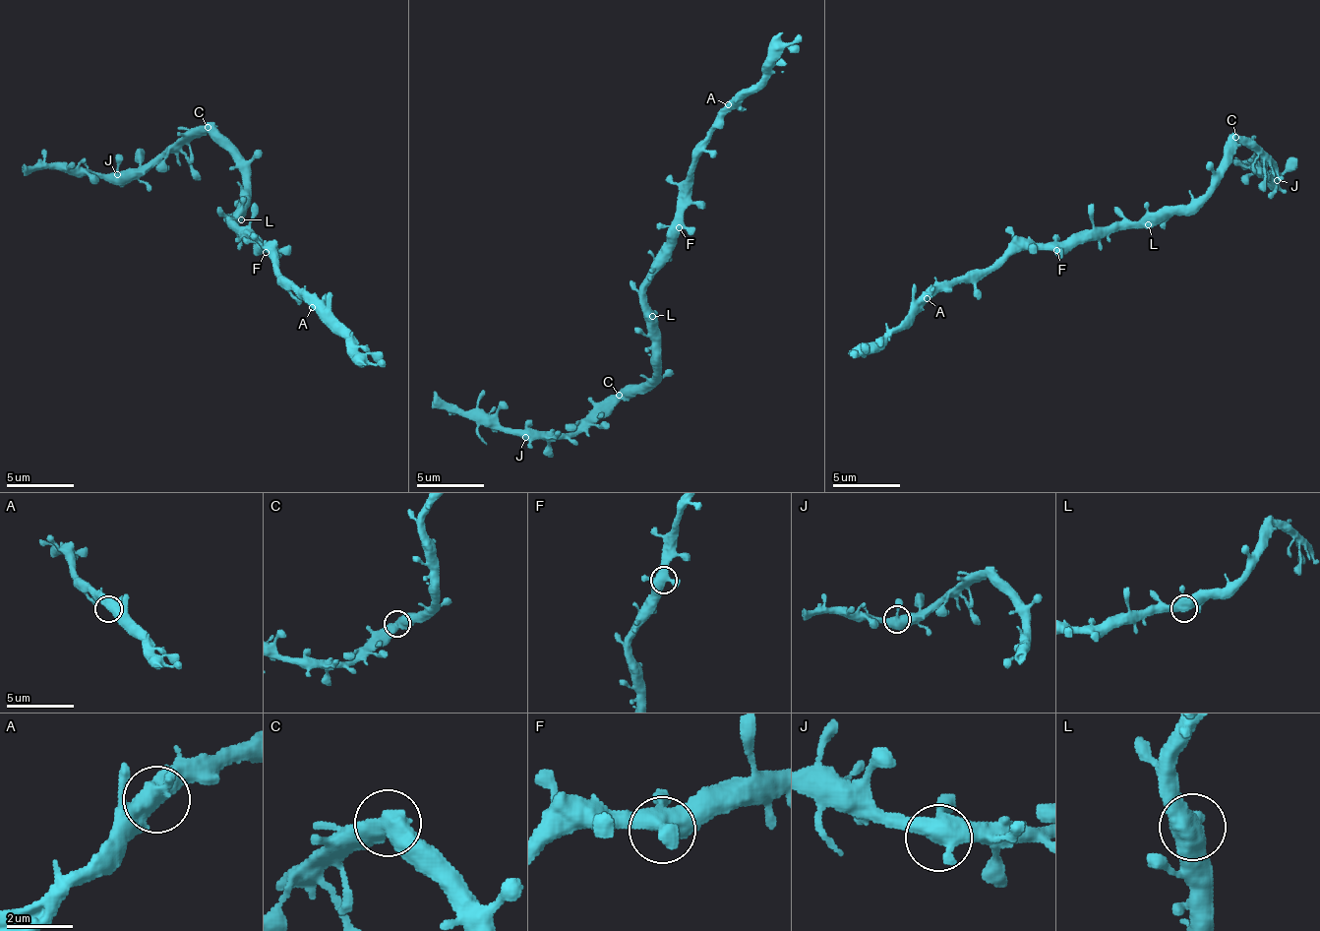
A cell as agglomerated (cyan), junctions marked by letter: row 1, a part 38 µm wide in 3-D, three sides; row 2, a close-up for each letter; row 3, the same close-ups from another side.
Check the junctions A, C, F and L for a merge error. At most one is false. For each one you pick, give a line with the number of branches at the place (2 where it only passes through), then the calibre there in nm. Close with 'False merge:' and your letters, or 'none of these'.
C: 2 branches meet; 600 nm thick
False merge: C

